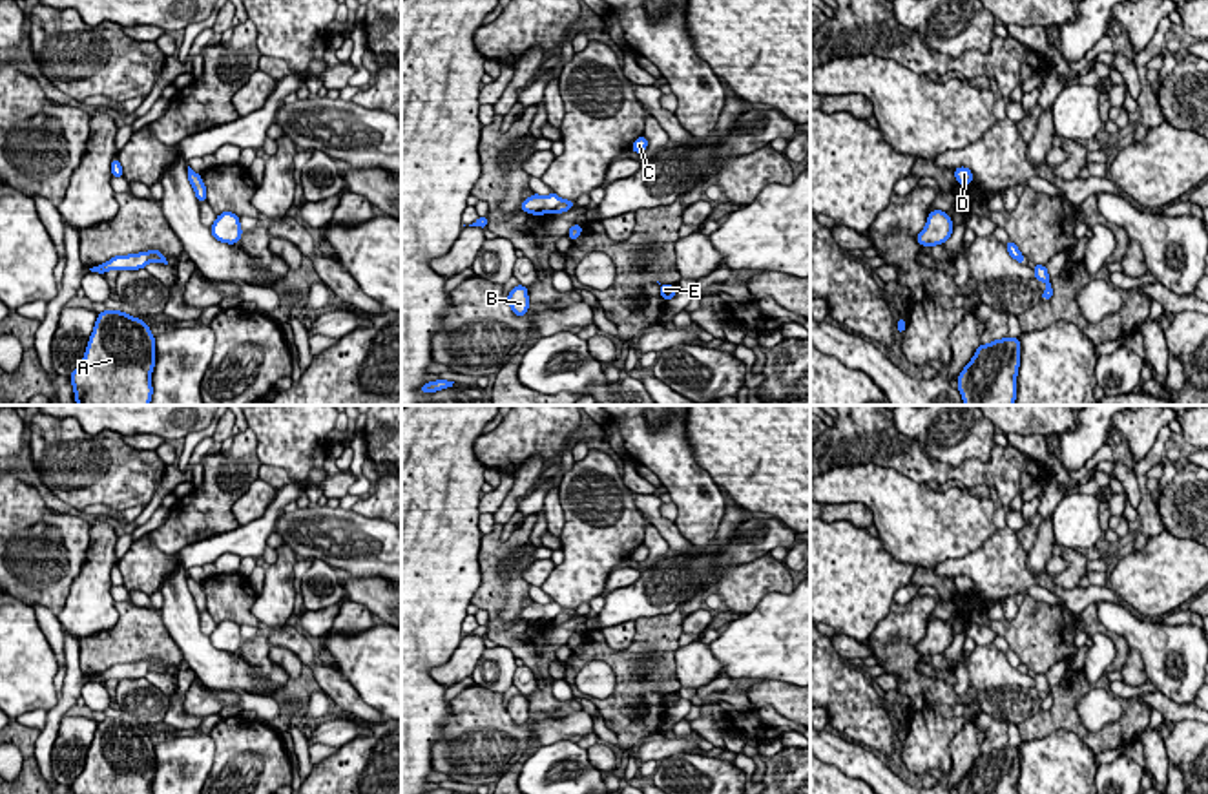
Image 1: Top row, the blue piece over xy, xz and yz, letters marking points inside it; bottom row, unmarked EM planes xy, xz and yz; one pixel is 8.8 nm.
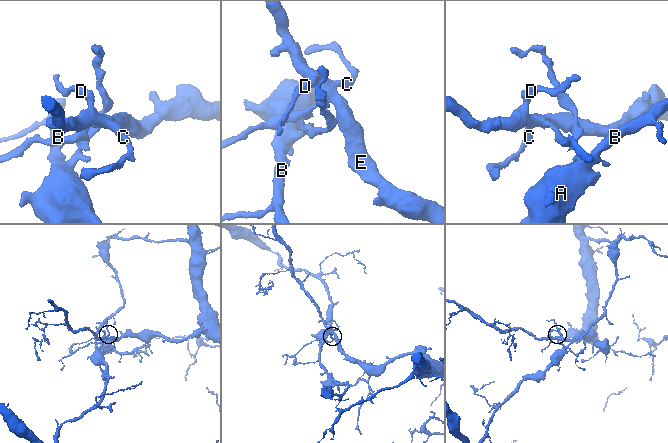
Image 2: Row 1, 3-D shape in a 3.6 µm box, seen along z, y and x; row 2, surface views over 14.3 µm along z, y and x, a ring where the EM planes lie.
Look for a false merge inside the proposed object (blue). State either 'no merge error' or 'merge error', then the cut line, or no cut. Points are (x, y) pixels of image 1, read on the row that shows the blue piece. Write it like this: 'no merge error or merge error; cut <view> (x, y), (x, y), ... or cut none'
merge error; cut xz (572, 205), (559, 205), (553, 210)

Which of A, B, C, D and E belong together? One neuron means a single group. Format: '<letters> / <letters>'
A B / C D E

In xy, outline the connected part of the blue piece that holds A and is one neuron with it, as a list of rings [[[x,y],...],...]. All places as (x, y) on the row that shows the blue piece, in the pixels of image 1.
[[[122,310],[97,316],[82,363],[69,374],[77,405],[150,405],[155,338]]]

